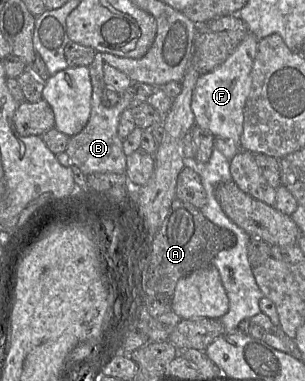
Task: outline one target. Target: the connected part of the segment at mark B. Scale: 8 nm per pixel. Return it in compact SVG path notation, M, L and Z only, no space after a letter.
M96 52L92 63L88 66L92 84L91 112L86 126L76 135L69 137L65 153L71 163L78 167L85 175L93 173L126 172L126 158L123 151L123 140L118 135L118 125L122 112L131 106L130 91L120 93L118 103L113 107L106 107L102 103L102 92L105 88L101 52Z

